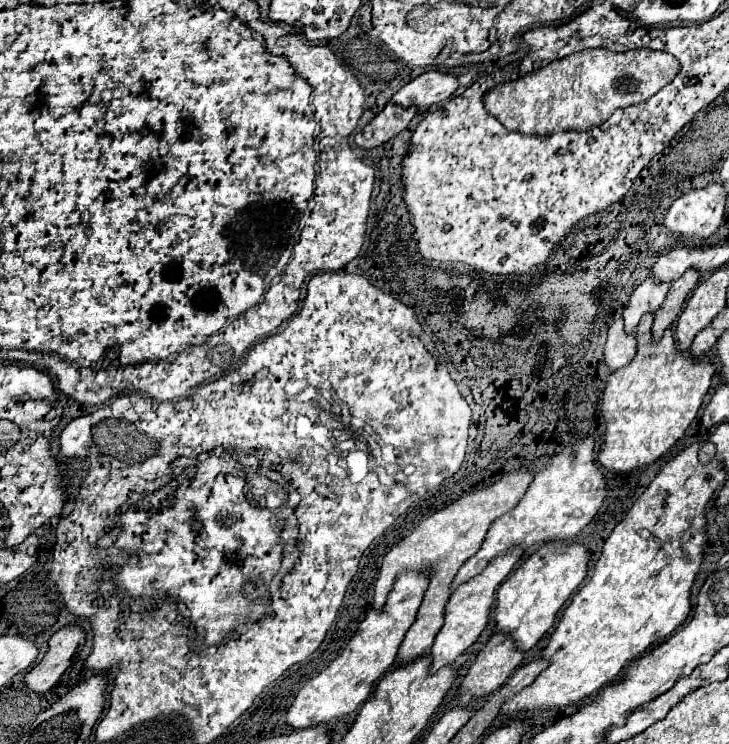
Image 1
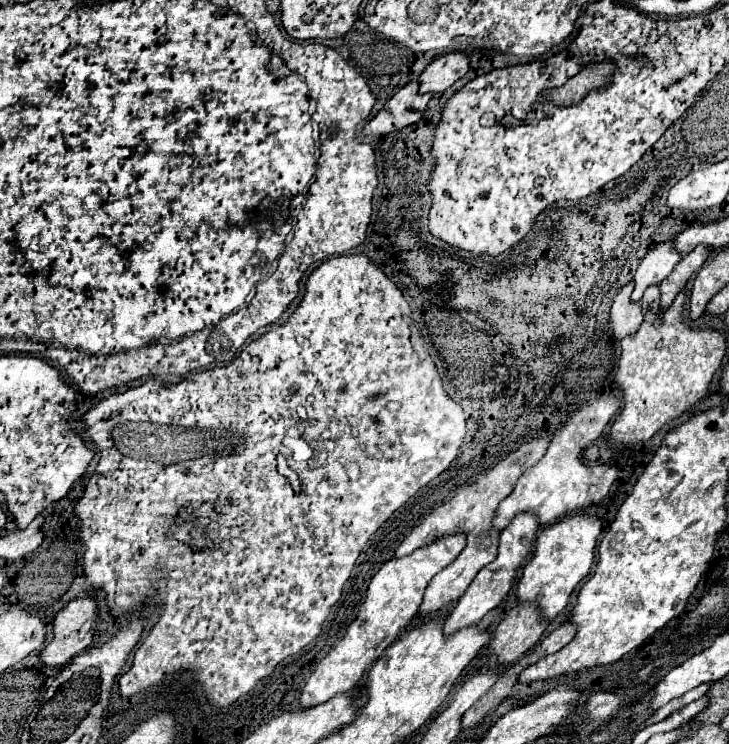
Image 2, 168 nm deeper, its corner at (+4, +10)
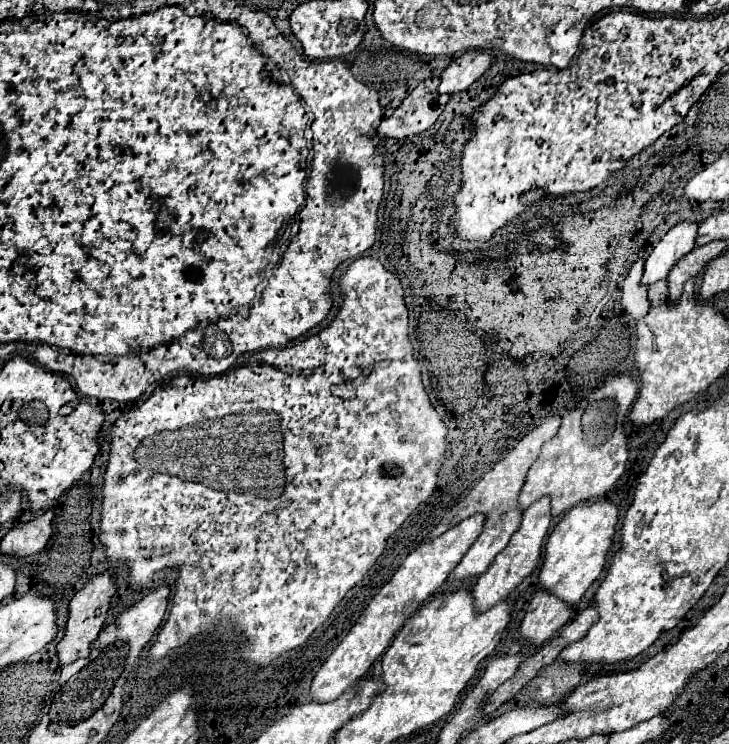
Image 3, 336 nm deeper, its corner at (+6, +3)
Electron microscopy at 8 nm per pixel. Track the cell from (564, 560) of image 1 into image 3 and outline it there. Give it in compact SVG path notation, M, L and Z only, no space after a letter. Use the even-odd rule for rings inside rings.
M608 501L580 503L574 509L570 509L564 515L564 519L554 527L554 531L546 541L544 563L538 575L538 589L550 591L570 607L576 605L604 569L616 521L618 521L618 507Z

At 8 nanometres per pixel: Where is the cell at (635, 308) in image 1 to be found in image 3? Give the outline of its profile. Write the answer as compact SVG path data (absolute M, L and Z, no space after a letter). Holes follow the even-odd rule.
M678 223L674 225L654 247L654 251L648 255L644 263L644 275L642 285L652 285L660 279L666 279L670 269L674 267L680 257L690 253L694 249L694 237L696 237L698 223Z

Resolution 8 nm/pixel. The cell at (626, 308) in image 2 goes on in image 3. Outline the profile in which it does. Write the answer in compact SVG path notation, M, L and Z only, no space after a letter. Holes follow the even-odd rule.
M638 259L624 285L622 285L622 309L634 319L640 321L646 313L648 313L648 295L646 295L646 287L640 285L640 277L642 277L642 269L644 269L644 259Z

